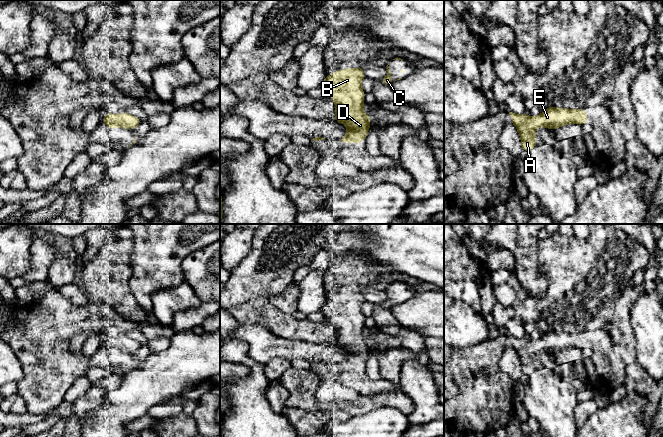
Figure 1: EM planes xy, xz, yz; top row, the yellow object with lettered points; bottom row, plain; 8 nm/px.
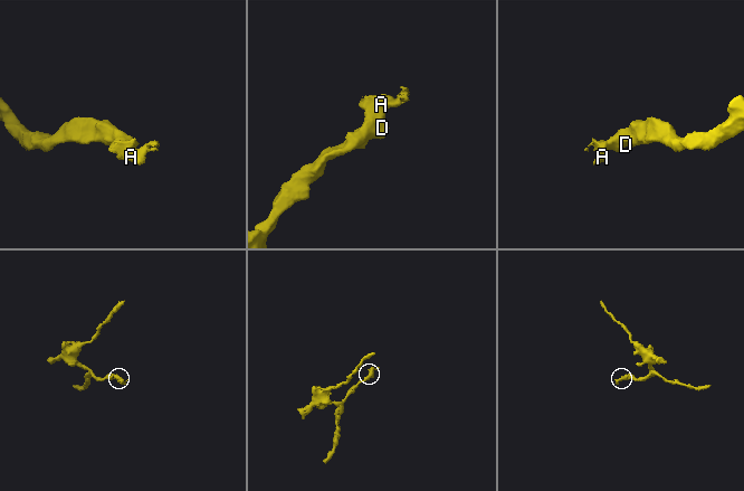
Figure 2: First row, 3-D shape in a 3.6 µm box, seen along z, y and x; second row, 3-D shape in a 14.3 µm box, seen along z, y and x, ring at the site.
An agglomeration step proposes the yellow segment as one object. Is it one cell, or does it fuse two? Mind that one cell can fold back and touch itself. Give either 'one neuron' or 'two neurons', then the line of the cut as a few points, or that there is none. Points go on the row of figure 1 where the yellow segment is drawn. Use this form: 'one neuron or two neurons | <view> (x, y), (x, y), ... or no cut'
one neuron | no cut

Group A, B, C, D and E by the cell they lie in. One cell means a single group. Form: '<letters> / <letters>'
A B C D E

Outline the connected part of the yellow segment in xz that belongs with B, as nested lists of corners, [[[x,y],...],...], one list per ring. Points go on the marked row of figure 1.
[[[362,67],[335,71],[326,77],[320,87],[334,100],[334,119],[347,127],[347,134],[338,140],[343,143],[362,143],[370,128],[370,118],[363,110],[365,93],[361,87],[365,79]]]

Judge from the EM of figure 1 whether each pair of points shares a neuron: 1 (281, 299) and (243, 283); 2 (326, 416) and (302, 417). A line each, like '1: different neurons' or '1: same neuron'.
1: different neurons
2: same neuron

